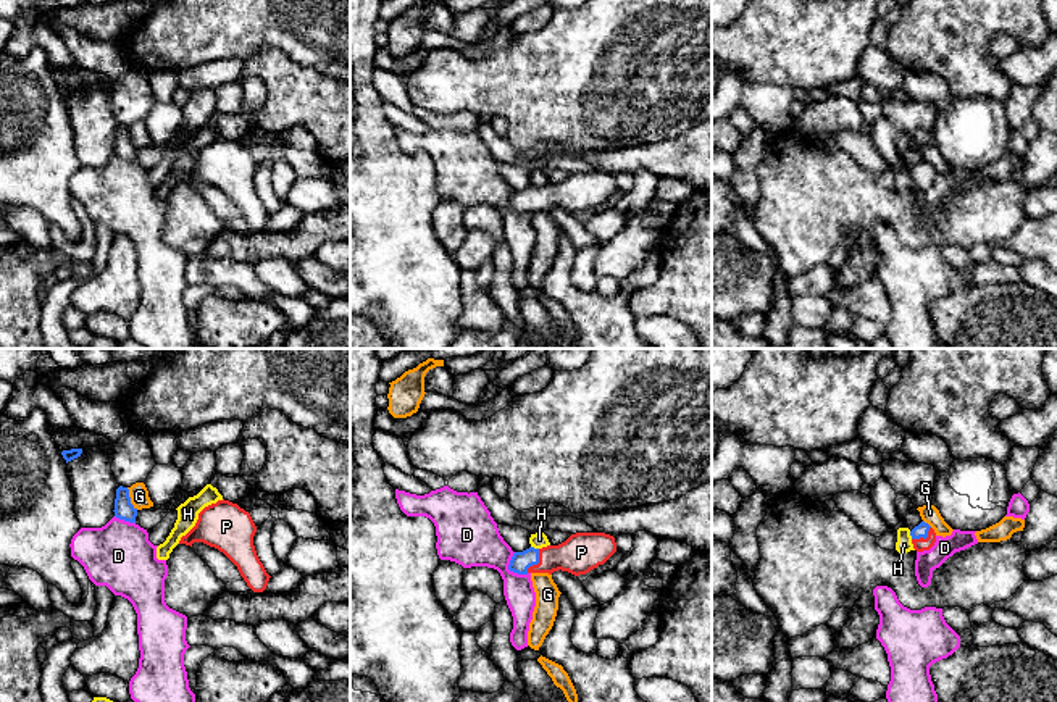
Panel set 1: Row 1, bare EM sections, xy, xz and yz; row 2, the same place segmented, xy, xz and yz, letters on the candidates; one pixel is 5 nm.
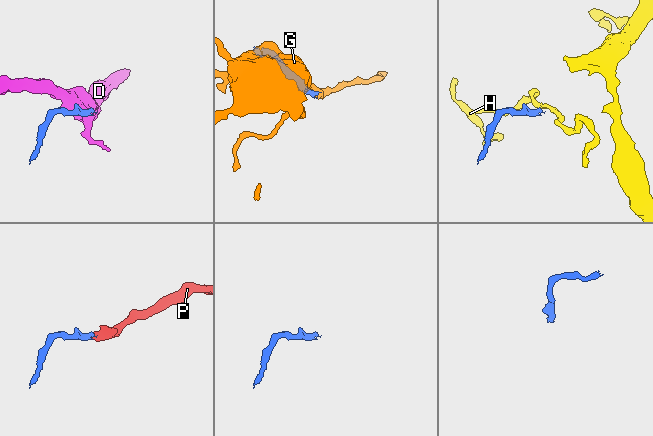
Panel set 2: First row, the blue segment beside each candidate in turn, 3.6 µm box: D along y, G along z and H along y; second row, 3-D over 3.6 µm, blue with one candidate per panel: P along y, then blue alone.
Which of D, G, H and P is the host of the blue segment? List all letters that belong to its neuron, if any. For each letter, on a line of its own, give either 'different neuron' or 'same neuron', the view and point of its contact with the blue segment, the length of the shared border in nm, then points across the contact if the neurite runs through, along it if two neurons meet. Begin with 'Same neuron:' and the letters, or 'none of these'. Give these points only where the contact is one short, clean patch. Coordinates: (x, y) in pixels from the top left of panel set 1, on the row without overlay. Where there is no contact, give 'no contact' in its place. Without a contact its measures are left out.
Same neuron: P
D: different neuron; meets blue in xz at (510, 208); contact 140 nm long; border along xz (513, 191), (509, 207), (528, 212)
G: different neuron; meets blue in xy at (129, 137); contact 130 nm long; border along xy (126, 126), (131, 141), (137, 147)
H: different neuron; meets blue in xz at (533, 186); contact 40 nm long; border along xz (531, 184), (538, 188)
P: same neuron; meets blue in xz at (538, 200); contact 140 nm long; runs through xz (520, 200), (538, 200), (578, 194), (581, 191)

